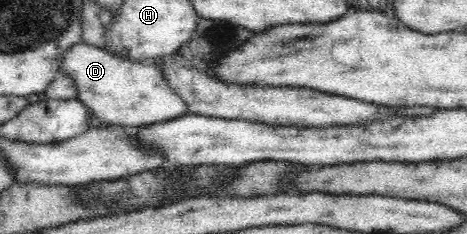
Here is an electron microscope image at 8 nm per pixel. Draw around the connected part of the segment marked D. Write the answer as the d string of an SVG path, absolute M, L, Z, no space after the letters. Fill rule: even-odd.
M83 40L65 49L58 75L69 76L77 91L76 99L84 103L91 115L111 125L139 129L139 125L162 123L188 114L181 97L169 88L160 65L120 58Z

